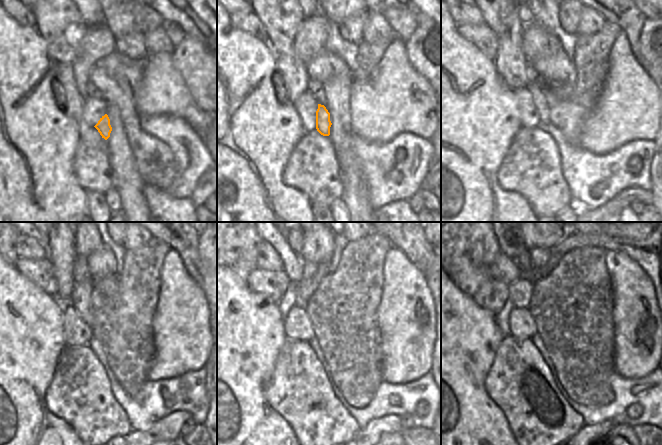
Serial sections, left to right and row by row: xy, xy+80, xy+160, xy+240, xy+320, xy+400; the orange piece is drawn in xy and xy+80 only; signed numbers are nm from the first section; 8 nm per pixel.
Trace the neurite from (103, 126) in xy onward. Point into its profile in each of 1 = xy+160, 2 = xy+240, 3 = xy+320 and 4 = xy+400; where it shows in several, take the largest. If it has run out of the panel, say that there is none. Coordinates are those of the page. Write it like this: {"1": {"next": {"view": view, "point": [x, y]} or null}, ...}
{"1": {"next": {"view": "xy+160", "point": [538, 97]}}, "2": {"next": {"view": "xy+240", "point": [81, 298]}}, "3": {"next": {"view": "xy+320", "point": [314, 273]}}, "4": {"next": {"view": "xy+400", "point": [538, 256]}}}

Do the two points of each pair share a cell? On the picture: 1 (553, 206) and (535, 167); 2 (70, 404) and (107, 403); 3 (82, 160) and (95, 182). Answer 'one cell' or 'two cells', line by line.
1: one cell
2: one cell
3: one cell

